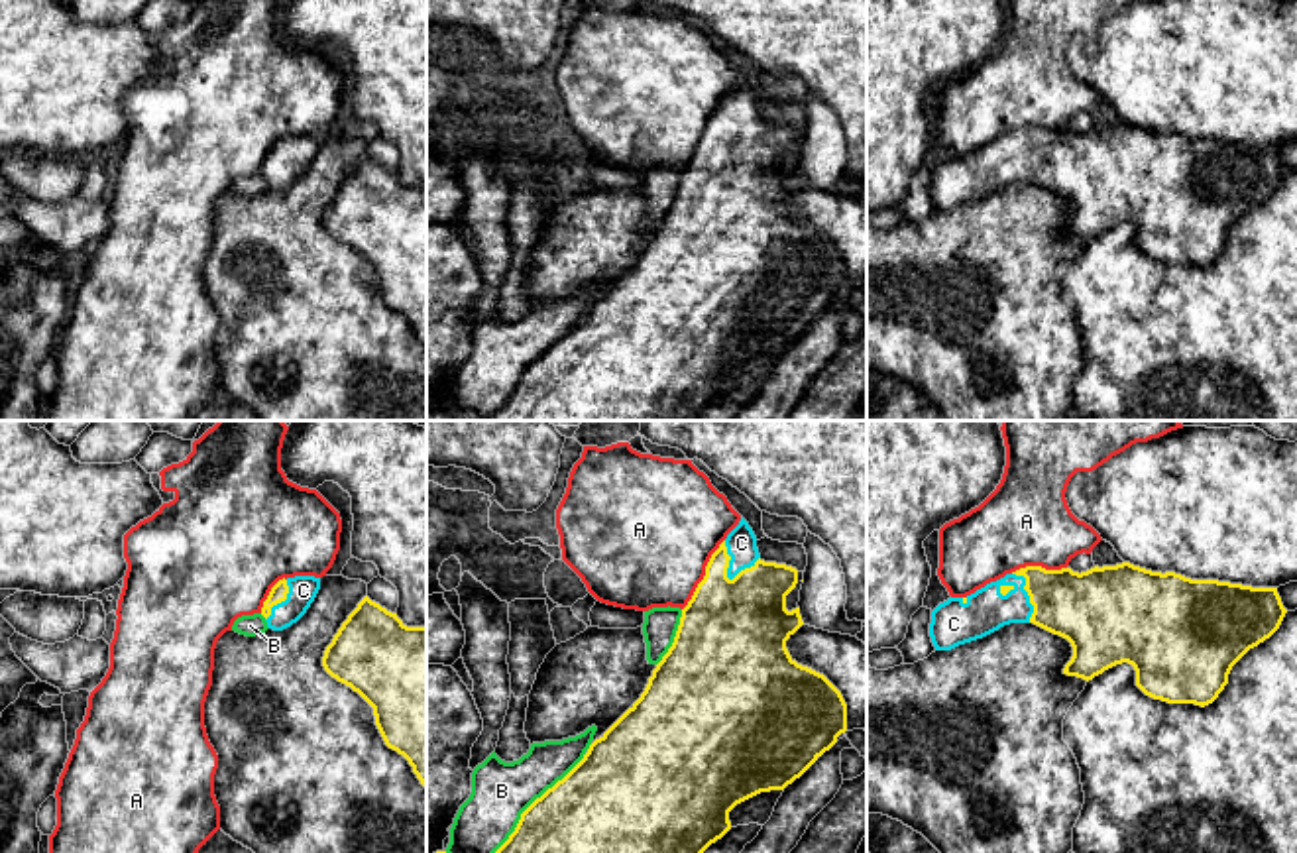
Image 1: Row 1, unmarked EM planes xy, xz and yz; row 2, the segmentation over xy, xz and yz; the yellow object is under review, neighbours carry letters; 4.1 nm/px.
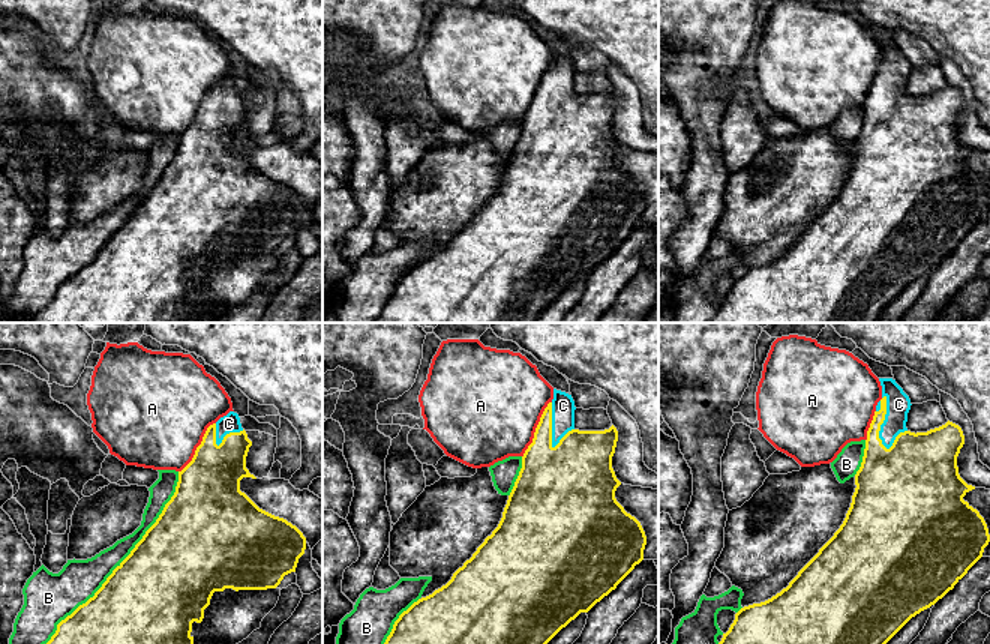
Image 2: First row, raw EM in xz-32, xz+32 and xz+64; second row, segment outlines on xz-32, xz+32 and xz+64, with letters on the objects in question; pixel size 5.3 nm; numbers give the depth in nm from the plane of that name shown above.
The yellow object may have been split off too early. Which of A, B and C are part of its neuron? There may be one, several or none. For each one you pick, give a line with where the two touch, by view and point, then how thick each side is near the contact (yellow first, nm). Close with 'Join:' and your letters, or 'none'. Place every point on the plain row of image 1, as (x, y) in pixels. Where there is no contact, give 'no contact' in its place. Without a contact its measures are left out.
C: xz (730, 118) | 340/130 nm
Join: C

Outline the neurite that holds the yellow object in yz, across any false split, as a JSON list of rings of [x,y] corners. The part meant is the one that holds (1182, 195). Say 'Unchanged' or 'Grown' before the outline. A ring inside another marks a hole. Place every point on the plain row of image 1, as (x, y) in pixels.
Grown. [[[1130,122],[1095,126],[1081,134],[1071,128],[1026,126],[967,157],[949,157],[939,163],[931,171],[930,197],[935,210],[951,210],[1004,185],[1034,183],[1071,202],[1073,216],[1063,228],[1067,236],[1089,242],[1128,222],[1136,230],[1136,246],[1146,256],[1205,267],[1224,250],[1232,226],[1250,208],[1269,199],[1285,173],[1277,147],[1191,140]]]

